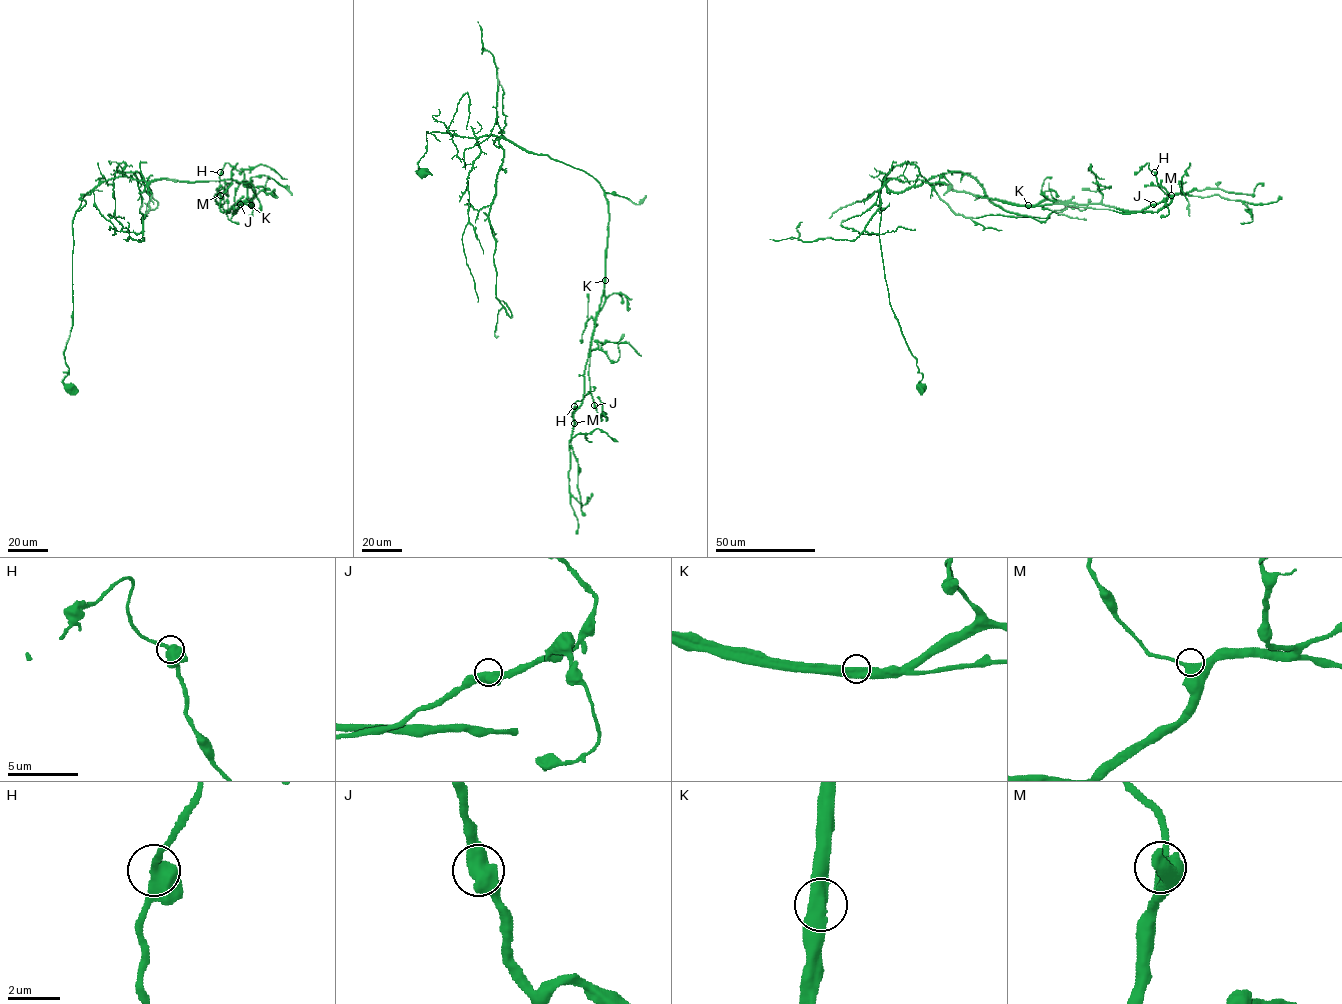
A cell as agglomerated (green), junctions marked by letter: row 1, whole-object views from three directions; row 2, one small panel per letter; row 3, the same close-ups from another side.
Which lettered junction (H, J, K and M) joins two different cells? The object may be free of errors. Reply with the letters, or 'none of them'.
K

